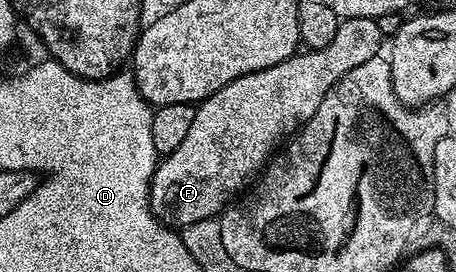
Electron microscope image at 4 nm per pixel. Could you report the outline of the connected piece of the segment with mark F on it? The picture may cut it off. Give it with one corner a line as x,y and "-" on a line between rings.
341,19
331,45
321,51
298,53
279,65
247,73
201,100
196,104
195,121
191,121
187,137
155,169
149,186
153,216
178,228
220,216
246,190
245,182
252,180
270,162
274,152
317,112
319,101
327,92
351,69
382,54
381,42
378,20

